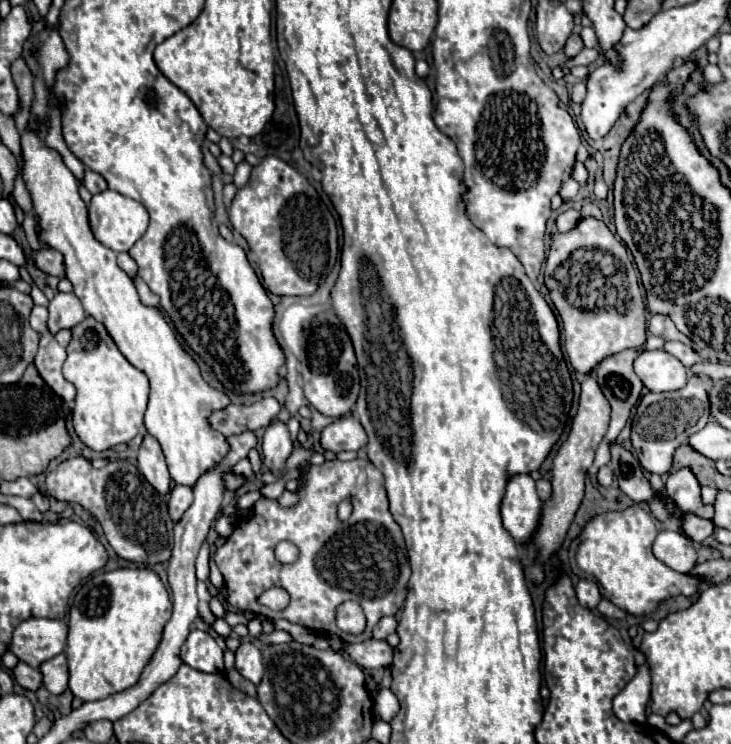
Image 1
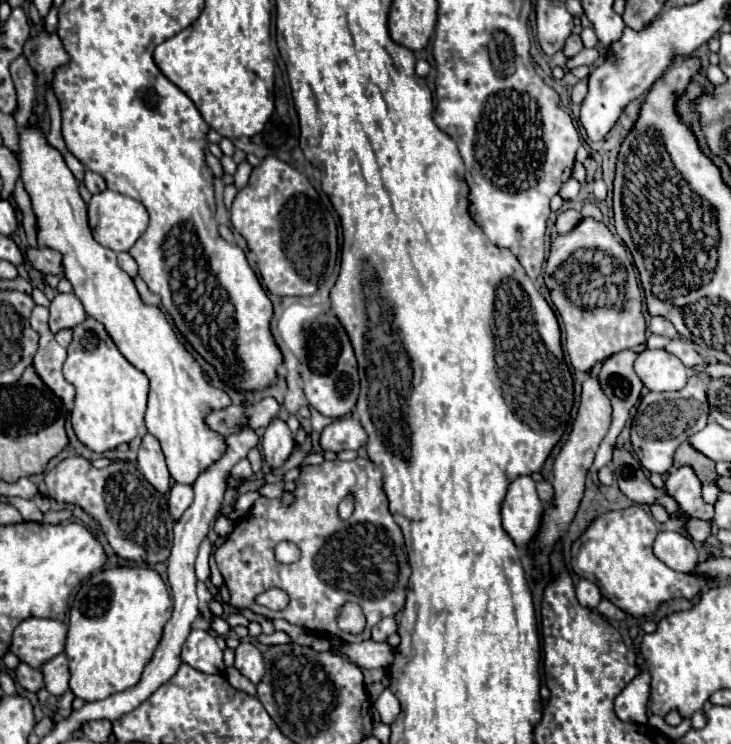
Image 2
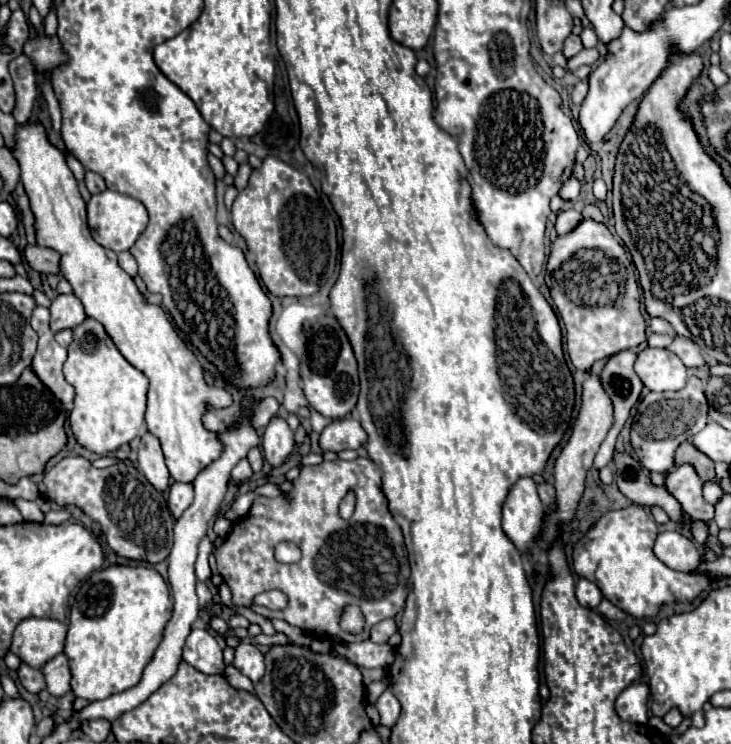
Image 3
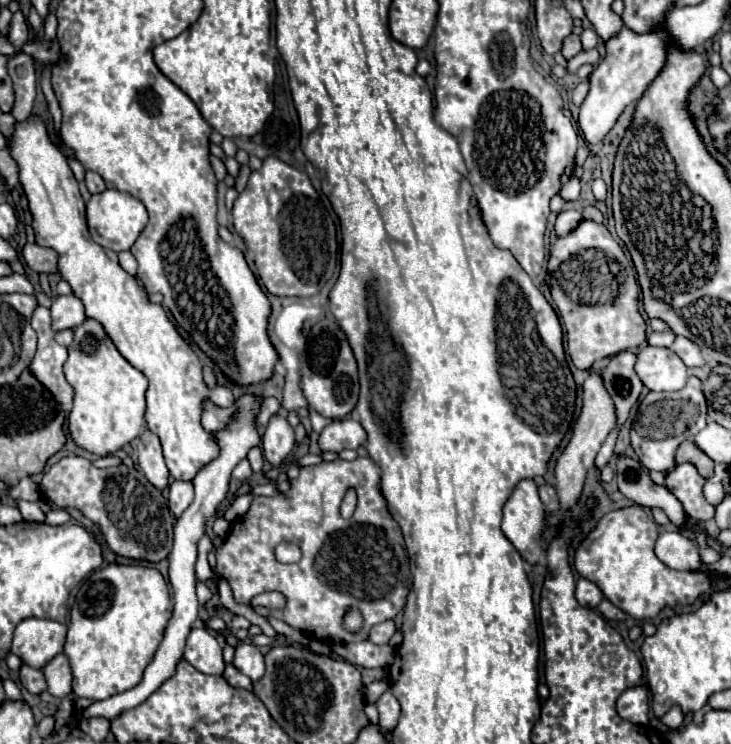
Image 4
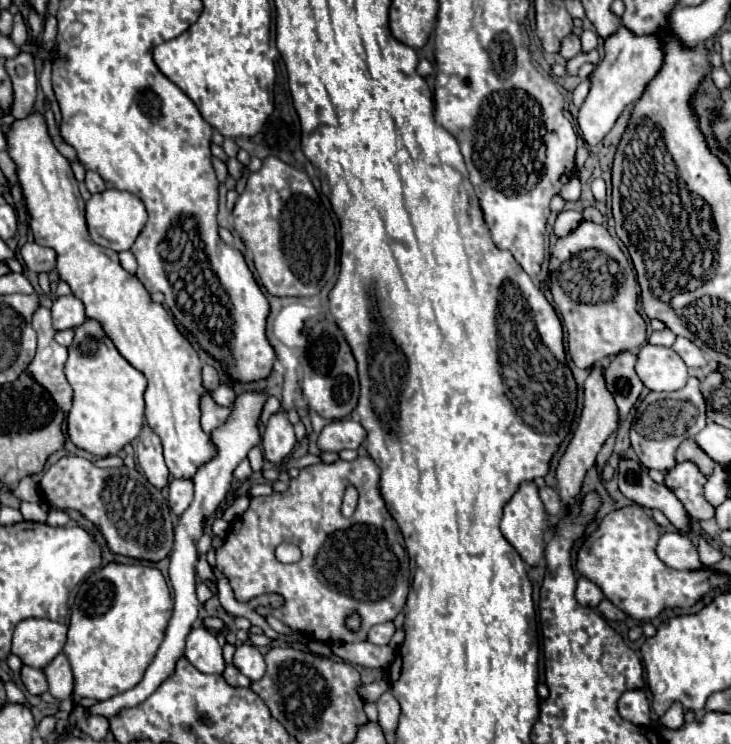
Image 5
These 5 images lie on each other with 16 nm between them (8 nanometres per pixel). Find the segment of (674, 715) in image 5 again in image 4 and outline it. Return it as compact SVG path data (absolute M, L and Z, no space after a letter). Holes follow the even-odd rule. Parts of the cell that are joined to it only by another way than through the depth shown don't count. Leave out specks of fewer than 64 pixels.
M670 708L664 716L662 716L662 722L666 724L666 726L670 726L670 728L678 728L680 724L682 724L682 720L684 720L684 714L680 712L680 708Z

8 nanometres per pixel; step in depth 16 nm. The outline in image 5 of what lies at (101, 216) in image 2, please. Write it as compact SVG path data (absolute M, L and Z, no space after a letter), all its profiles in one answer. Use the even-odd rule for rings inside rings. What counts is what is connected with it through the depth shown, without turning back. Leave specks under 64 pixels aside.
M104 190L100 194L92 194L92 198L86 202L86 222L88 222L88 232L96 244L112 248L114 252L122 252L132 248L134 240L148 222L148 214L142 200L132 196L130 192Z

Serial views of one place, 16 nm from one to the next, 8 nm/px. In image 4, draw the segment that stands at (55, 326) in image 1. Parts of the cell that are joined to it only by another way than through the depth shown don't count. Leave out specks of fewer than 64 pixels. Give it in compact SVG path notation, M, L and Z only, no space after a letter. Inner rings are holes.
M74 294L68 296L56 296L50 306L52 312L52 330L66 330L66 328L76 328L86 320L84 306Z

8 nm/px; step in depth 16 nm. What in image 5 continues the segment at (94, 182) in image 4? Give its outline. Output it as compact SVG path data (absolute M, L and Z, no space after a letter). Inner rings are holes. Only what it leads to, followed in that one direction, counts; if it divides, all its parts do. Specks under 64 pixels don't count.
M86 170L86 188L90 190L90 194L98 194L98 192L106 190L104 180L100 178L100 174L96 174L92 170Z

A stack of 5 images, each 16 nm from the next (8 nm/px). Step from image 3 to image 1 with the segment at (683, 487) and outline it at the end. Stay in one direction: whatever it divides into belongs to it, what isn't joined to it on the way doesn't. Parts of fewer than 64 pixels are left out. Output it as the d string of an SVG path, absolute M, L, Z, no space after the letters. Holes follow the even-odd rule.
M682 468L678 472L670 472L664 488L666 488L666 496L676 504L678 510L694 512L704 518L714 516L712 506L704 506L700 502L700 484L688 468Z

